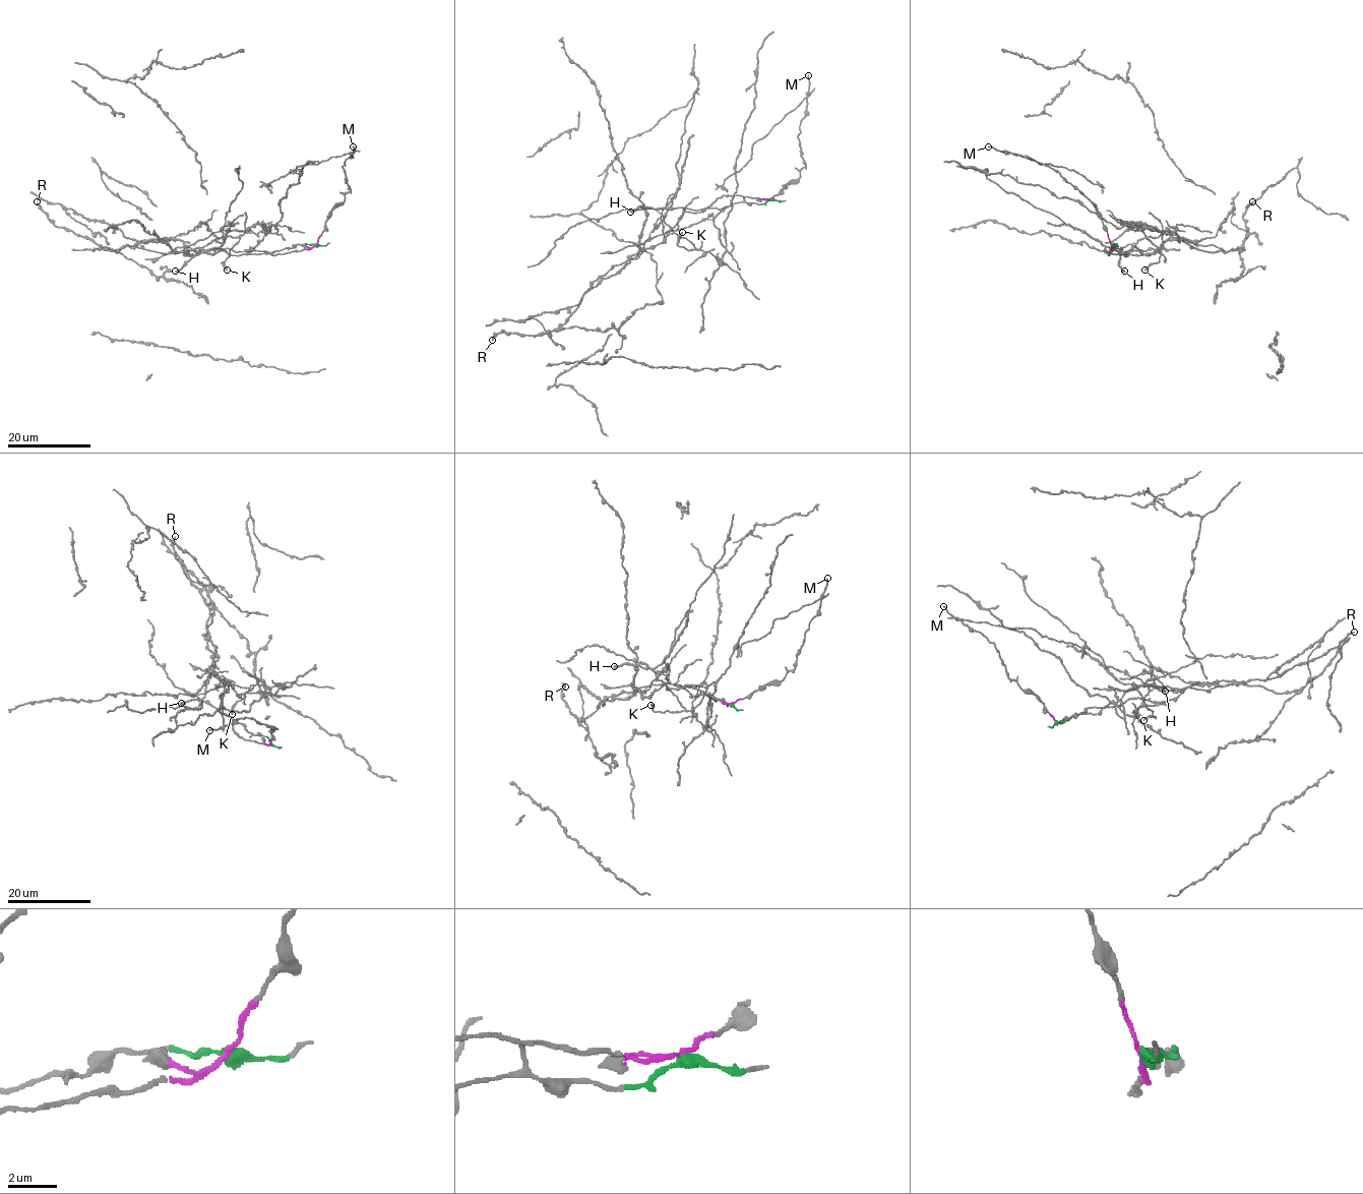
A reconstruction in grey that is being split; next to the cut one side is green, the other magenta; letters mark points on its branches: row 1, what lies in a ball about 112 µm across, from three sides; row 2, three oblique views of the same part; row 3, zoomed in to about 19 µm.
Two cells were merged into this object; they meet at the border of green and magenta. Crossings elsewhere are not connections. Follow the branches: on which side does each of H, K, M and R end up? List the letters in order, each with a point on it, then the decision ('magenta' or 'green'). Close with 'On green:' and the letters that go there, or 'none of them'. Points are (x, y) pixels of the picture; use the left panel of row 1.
H: at (175, 271); green
K: at (227, 270); green
M: at (353, 146); magenta
R: at (37, 201); magenta
On green: H, K

